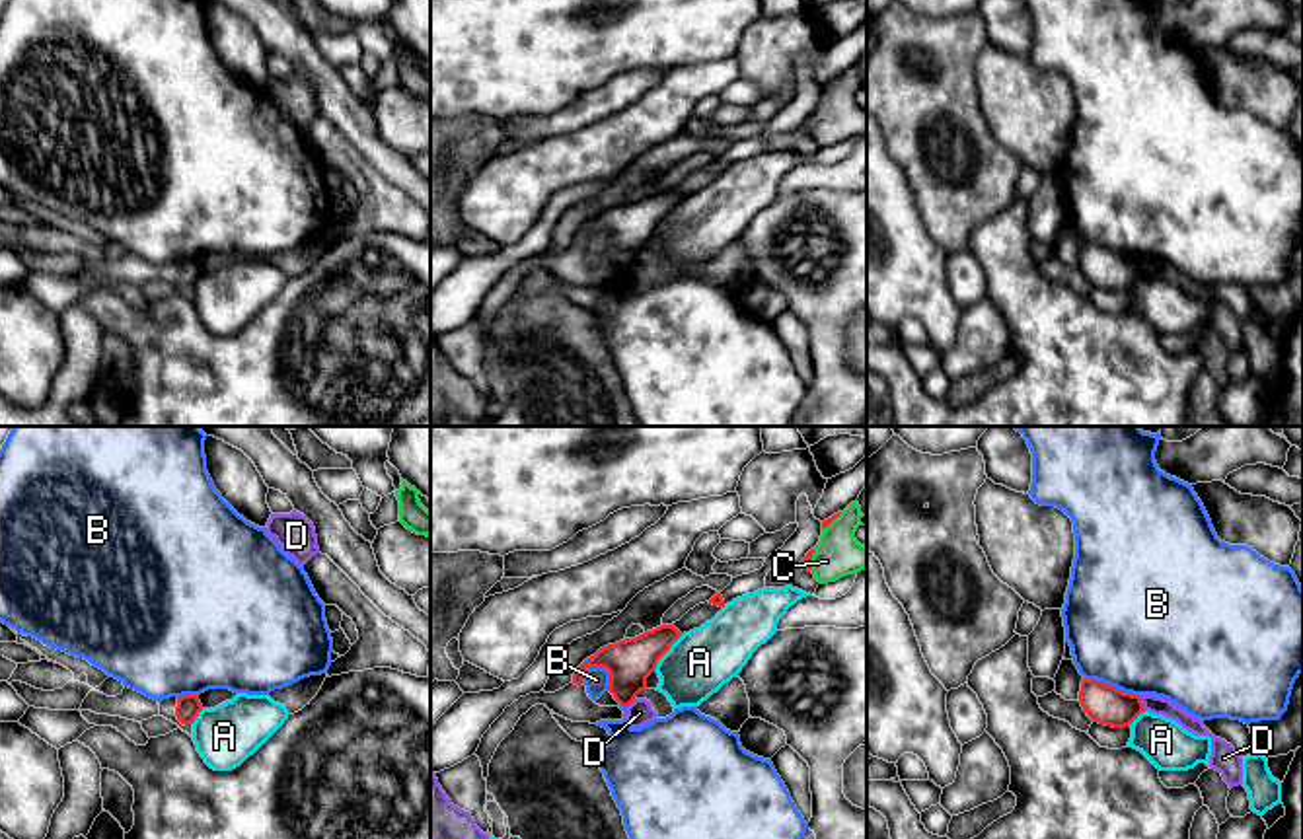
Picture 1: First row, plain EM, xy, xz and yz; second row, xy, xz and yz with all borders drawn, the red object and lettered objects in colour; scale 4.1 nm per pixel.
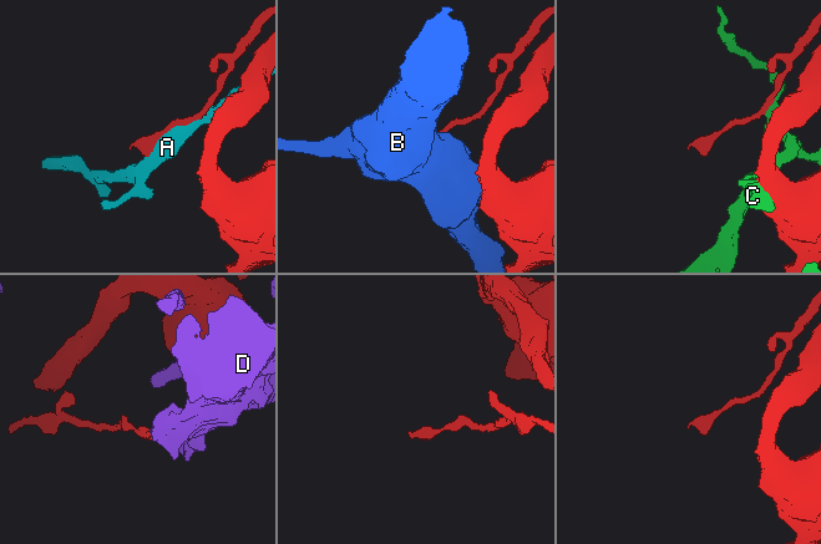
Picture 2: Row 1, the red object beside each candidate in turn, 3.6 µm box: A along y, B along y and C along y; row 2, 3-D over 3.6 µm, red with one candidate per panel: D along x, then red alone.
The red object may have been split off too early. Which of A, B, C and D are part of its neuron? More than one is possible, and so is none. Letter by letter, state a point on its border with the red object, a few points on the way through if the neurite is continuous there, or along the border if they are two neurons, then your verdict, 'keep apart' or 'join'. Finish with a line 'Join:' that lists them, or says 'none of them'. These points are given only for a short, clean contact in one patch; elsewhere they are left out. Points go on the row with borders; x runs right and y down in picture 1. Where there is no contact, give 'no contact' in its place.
A: xz (667, 651) | keep apart
B: yz (1111, 686) | along yz (1083, 678), (1095, 678), (1140, 697) | keep apart
C: xz (811, 561) | keep apart
D: yz (1142, 703) | along yz (1140, 697), (1146, 709) | keep apart
Join: none of them

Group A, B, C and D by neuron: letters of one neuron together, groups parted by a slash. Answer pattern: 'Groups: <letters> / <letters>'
Groups: A / B / C / D

